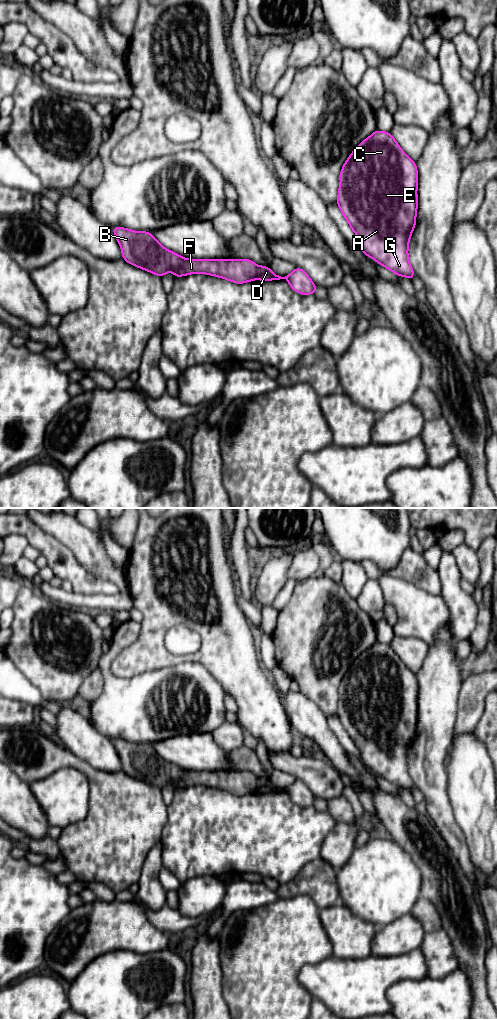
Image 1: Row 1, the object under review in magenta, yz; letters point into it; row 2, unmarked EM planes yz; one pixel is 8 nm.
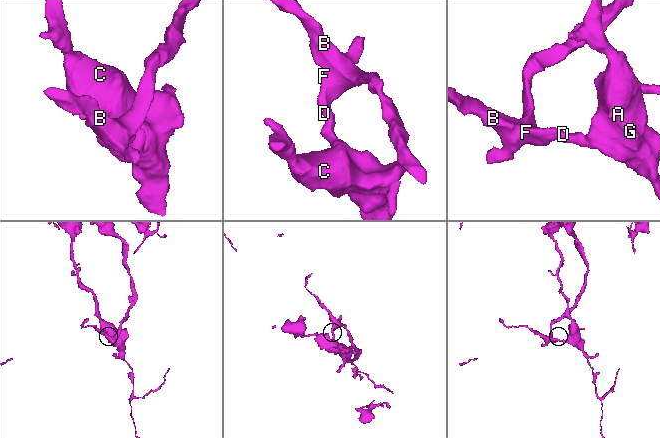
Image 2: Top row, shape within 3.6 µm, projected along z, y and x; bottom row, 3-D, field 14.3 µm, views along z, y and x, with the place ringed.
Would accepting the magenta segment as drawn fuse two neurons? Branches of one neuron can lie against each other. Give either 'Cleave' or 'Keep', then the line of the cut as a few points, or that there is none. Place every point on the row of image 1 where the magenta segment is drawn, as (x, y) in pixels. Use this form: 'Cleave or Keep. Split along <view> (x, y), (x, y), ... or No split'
Cleave. Split along yz (258, 266), (256, 278)

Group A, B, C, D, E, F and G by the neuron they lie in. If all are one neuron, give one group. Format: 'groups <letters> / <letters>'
groups A C D E G / B F

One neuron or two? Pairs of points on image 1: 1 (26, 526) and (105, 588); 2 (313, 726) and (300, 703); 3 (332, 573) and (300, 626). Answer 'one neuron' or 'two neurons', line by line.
1: one neuron
2: one neuron
3: two neurons

